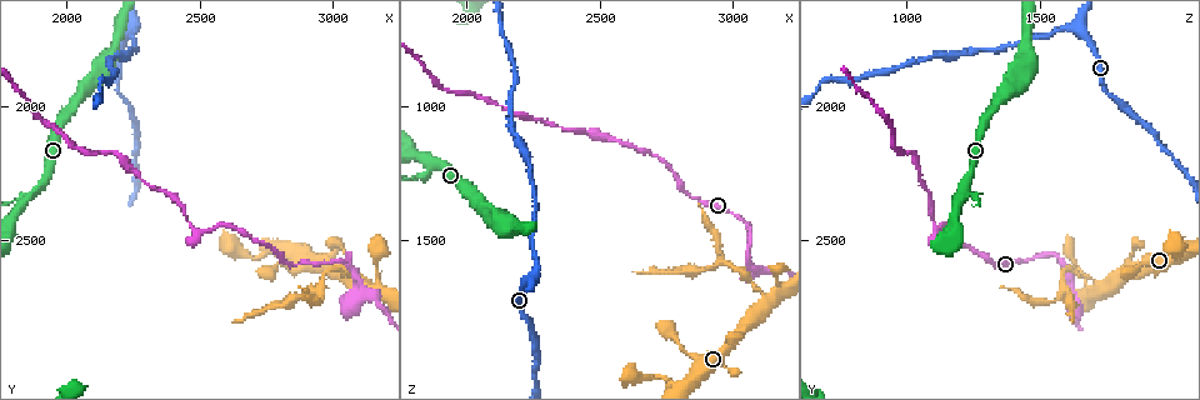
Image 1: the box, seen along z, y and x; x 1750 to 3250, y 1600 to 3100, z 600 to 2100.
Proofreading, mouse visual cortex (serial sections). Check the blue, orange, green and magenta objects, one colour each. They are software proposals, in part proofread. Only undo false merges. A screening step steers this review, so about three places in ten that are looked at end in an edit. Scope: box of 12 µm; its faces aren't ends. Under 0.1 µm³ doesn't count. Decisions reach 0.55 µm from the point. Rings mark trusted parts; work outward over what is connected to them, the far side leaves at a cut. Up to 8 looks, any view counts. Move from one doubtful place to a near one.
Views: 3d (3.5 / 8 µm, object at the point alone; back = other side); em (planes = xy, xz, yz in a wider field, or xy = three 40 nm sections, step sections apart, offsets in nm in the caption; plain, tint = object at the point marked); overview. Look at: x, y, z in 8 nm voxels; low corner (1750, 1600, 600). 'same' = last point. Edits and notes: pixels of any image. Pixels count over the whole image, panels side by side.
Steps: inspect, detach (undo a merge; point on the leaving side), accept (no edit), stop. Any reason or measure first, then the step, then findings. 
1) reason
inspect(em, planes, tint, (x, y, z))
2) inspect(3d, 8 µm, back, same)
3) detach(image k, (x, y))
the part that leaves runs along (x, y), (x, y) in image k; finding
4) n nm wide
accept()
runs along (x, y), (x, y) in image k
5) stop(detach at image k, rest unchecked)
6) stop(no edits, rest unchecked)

a fork
inspect(3d, 3.5 µm, back, (3120, 2680, 1610))

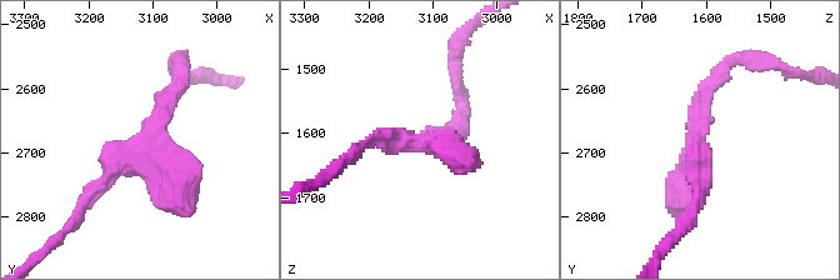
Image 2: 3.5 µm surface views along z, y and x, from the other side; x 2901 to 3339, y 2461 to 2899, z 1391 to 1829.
shape alone is not enough
inspect(em, xy, step 3, tint, (3115, 2675, 1610))

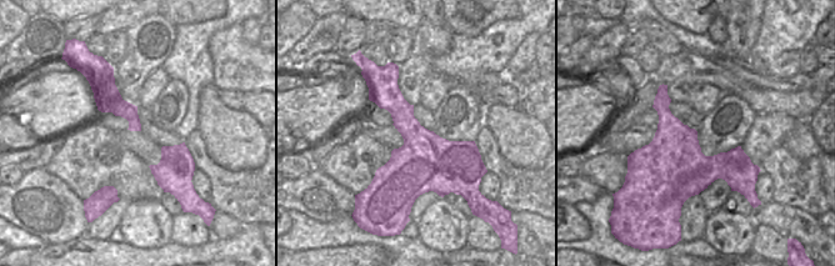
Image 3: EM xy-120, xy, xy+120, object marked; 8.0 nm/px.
accept()
runs along (720, 73), (679, 206) in image 2; continuous, no second cell

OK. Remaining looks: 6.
abrupt turn
inspect(3d, 3.5 µm, (2450, 2420, 1110))

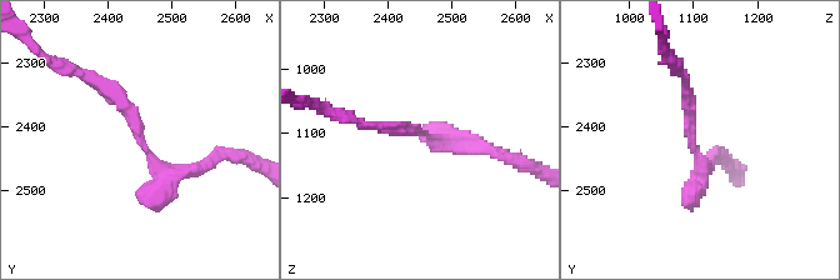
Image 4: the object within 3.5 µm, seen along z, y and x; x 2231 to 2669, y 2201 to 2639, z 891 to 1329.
inspect(em, xy, step 3, tint, (2465, 2435, 1100))

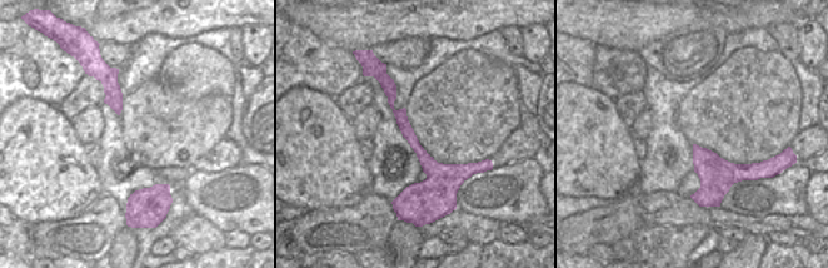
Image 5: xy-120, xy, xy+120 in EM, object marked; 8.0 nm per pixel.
accept()
runs along (211, 158), (165, 174), (96, 81) in image 4; one cell here

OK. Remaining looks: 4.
two arms in line, one across
inspect(em, xy, step 1, tint, (1890, 2320, 1220))

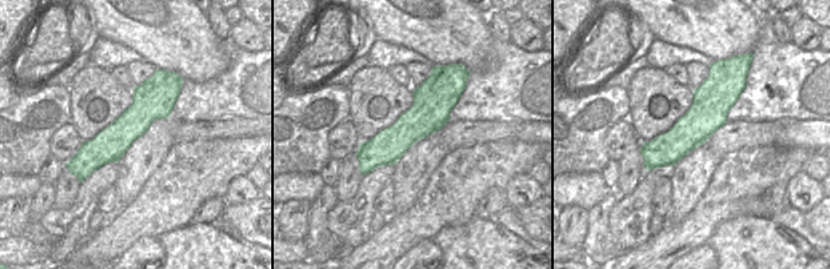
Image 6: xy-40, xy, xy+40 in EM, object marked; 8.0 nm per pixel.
wider look
inspect(3d, 3.5 µm, same)

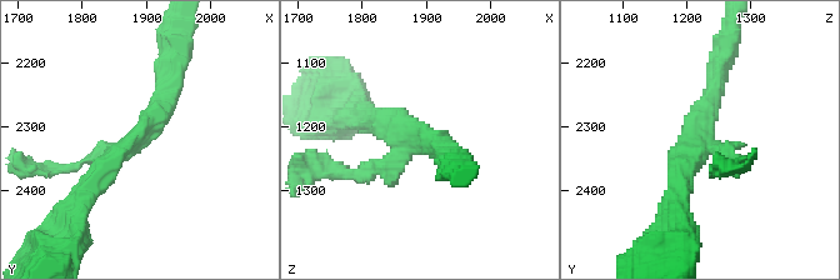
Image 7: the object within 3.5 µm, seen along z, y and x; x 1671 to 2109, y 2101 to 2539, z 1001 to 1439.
arms of 150, 250, 300 nm
accept()
runs along (173, 80), (84, 169), (84, 174) in image 6; one cell here

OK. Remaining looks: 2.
stop(no edits, rest unchecked)

